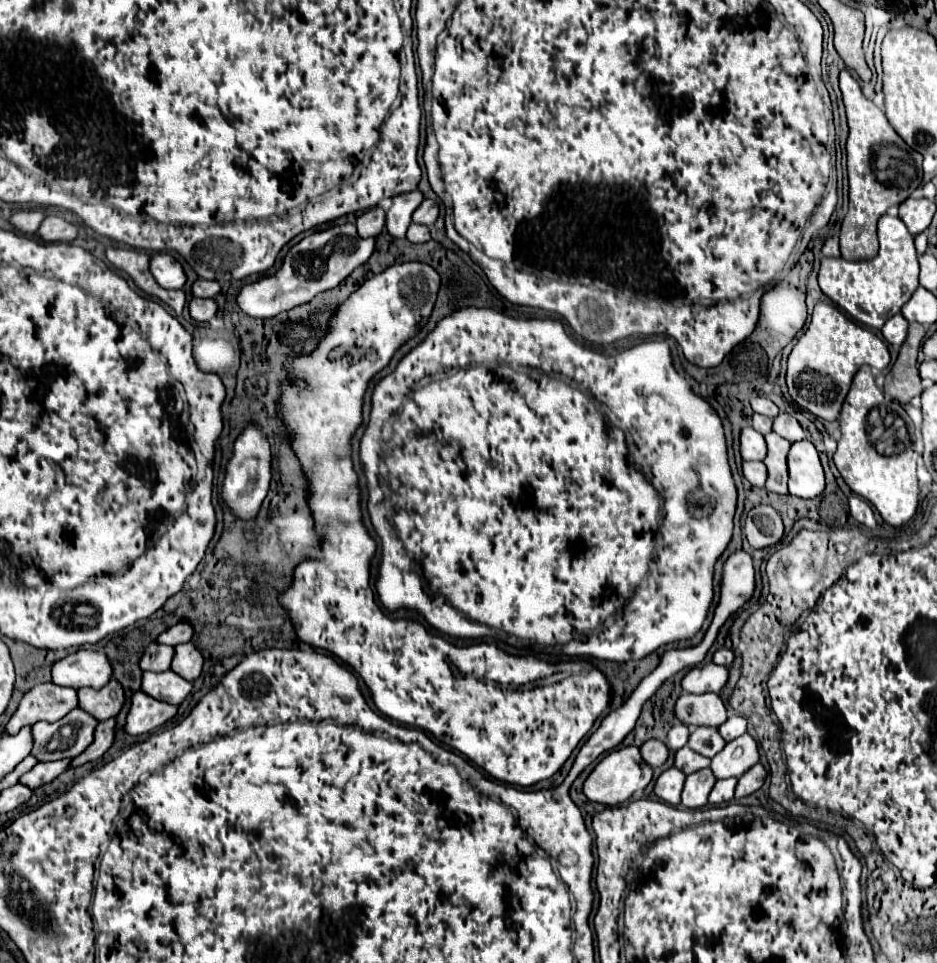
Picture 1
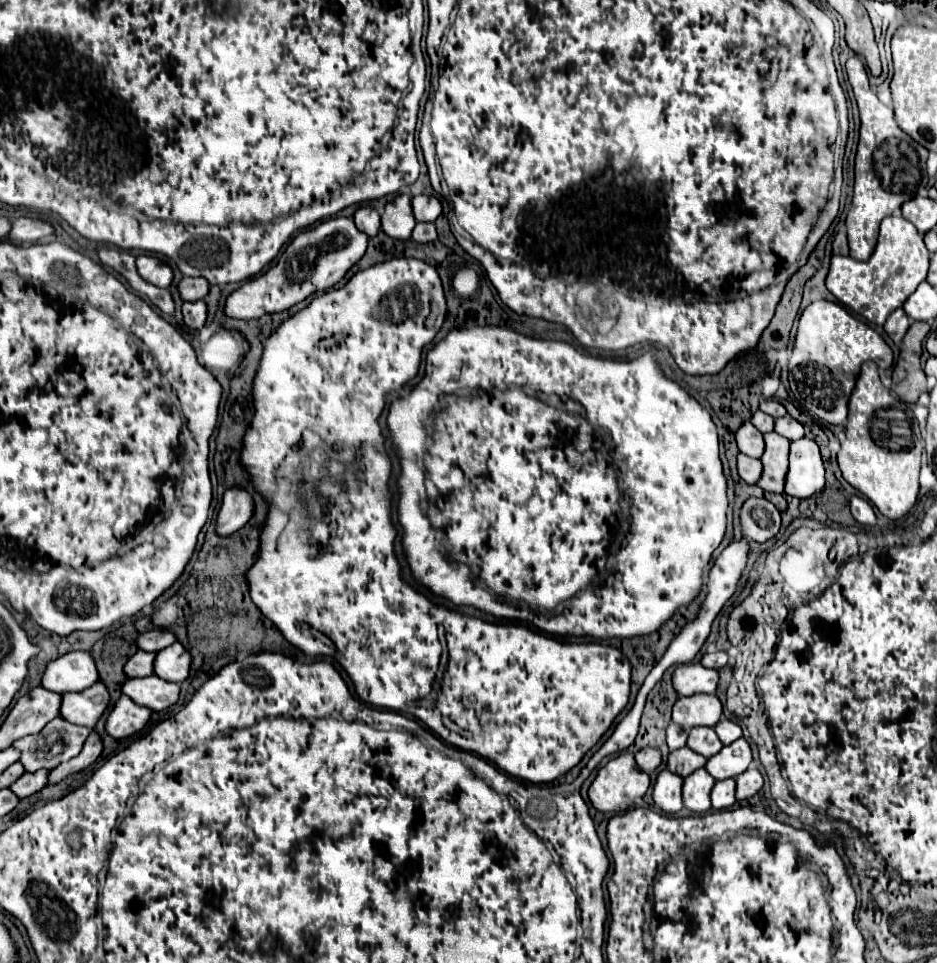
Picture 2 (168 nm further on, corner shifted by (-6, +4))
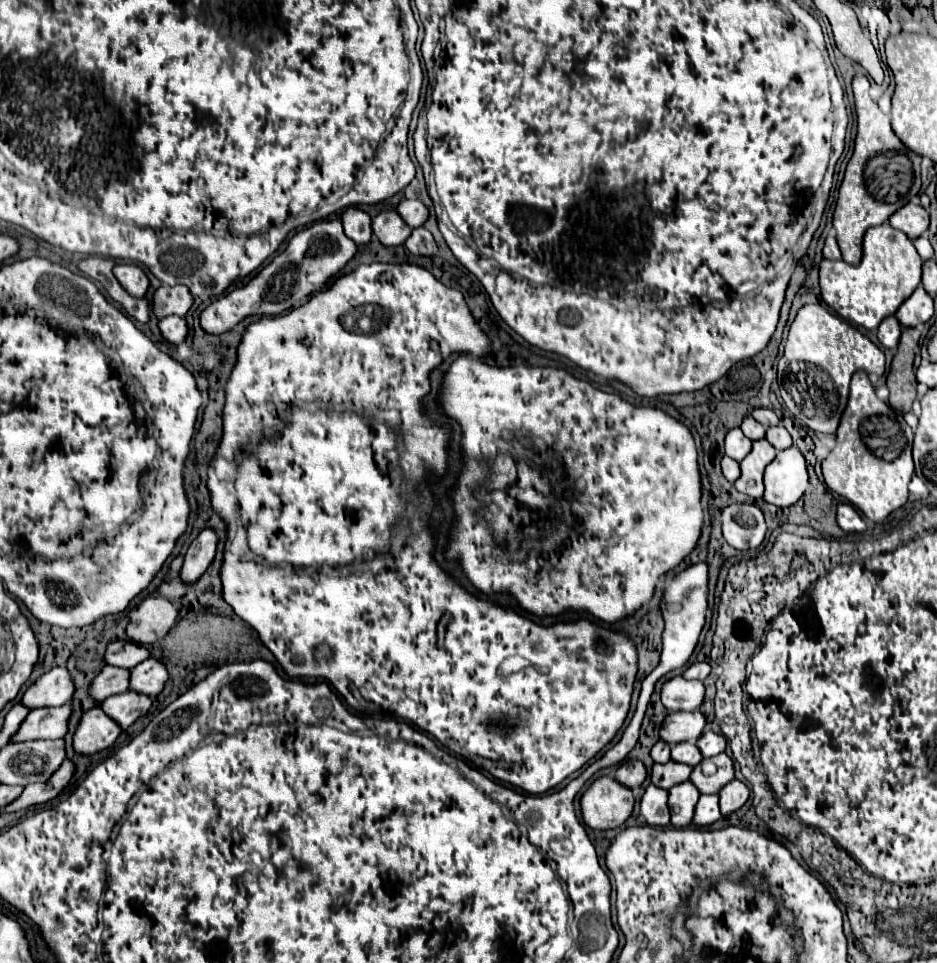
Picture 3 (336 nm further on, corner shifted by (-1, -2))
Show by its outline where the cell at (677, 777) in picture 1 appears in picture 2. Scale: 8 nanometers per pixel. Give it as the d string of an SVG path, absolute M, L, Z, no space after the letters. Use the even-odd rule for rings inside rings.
M661 770L657 782L653 786L653 800L665 814L675 814L683 808L681 800L681 786L683 780L669 770Z

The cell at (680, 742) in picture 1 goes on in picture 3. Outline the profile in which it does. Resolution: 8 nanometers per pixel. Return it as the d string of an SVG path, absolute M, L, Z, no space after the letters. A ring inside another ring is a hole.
M658 740L658 742L654 744L650 756L652 756L654 762L662 762L662 764L666 764L666 762L670 760L670 746L668 746L664 740Z

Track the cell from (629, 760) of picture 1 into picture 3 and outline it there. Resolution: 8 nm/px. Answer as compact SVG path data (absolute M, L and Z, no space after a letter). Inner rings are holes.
M600 776L582 794L582 818L592 830L618 828L632 814L636 804L632 788L620 784L614 776Z

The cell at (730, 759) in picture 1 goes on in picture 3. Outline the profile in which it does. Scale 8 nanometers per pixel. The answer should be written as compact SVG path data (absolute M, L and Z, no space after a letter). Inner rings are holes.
M726 752L714 758L704 758L702 764L694 766L690 776L690 782L700 794L718 794L730 780L734 780L734 762Z

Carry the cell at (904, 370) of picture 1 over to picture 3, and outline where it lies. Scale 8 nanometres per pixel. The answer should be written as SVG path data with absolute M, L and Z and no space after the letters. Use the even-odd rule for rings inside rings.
M904 328L898 344L898 352L892 360L892 368L886 380L890 390L890 406L900 412L910 412L916 400L916 376L914 376L914 352L918 348L920 332L916 328Z

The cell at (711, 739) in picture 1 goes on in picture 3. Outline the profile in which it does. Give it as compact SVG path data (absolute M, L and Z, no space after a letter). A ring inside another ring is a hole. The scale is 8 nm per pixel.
M678 742L672 746L672 760L696 766L702 762L702 752L698 752L698 746L692 742Z

